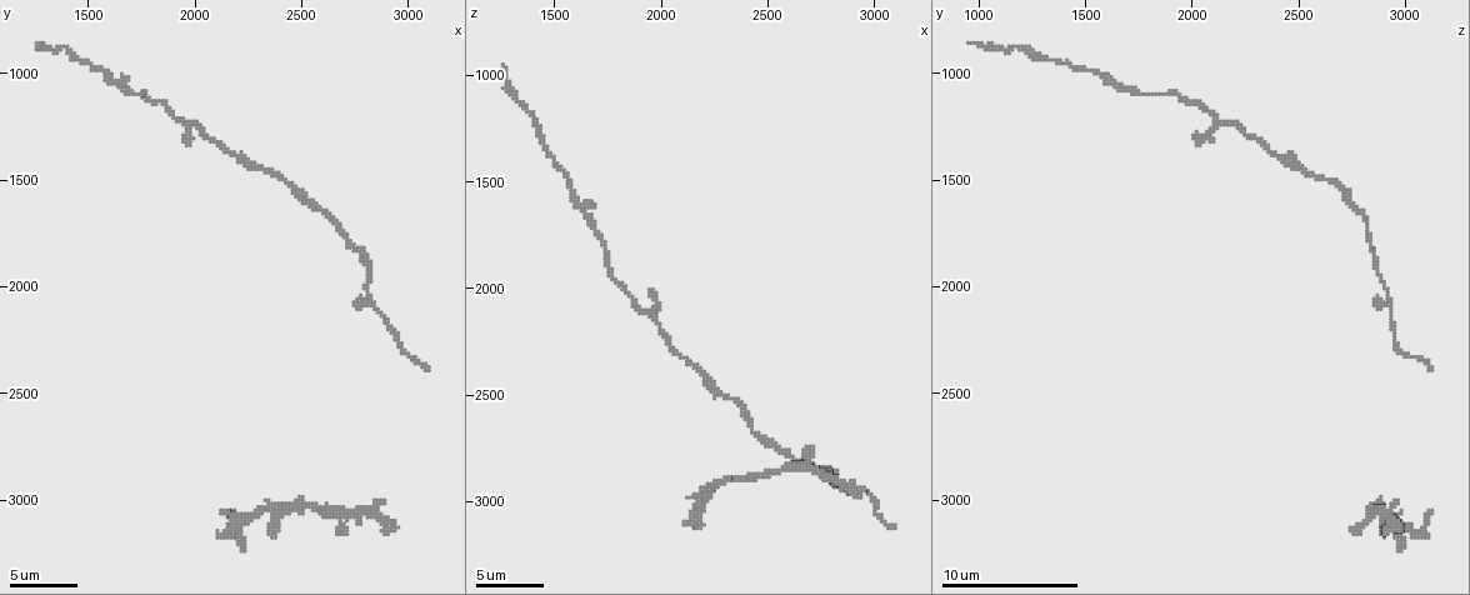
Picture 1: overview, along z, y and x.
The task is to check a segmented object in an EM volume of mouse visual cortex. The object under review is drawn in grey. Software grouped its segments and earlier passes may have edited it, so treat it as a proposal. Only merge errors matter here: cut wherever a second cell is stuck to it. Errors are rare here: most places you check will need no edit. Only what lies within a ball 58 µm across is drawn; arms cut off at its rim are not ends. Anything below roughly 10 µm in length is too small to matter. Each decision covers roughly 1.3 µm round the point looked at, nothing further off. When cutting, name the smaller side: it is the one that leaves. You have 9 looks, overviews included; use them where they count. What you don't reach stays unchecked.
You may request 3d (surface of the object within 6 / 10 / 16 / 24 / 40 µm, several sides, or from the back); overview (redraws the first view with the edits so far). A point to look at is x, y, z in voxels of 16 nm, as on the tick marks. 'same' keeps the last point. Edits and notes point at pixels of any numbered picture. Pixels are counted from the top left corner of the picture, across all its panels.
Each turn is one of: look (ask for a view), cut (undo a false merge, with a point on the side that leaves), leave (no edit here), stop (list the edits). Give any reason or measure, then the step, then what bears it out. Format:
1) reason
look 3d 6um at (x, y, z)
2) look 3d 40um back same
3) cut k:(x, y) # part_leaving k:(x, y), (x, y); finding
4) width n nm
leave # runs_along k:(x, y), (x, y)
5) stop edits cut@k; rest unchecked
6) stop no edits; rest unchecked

look 3d 10um at (1590, 990, 1550)

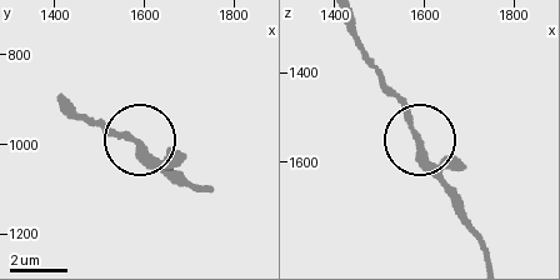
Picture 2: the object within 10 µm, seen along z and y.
leave # runs_along 2:(488, 258), (409, 108), (379, 66); continuous, no second cell

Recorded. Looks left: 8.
thick turns thin
look 3d 16um at (1990, 1240, 2180)

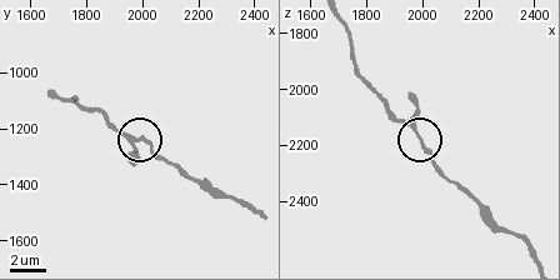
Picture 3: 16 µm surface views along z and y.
look 3d 6um at (1990, 1240, 2170)

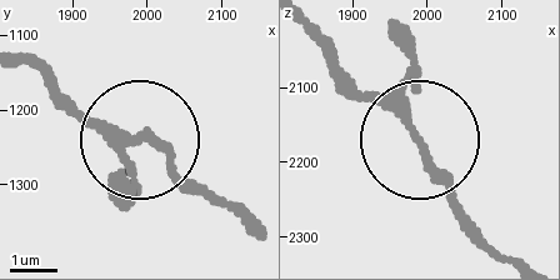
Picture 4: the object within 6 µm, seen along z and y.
width 200 nm
leave # runs_along 4:(506, 256), (419, 140), (319, 45); one cell here

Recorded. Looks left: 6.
calibre changes
look 3d 10um at (1780, 1100, 1950)

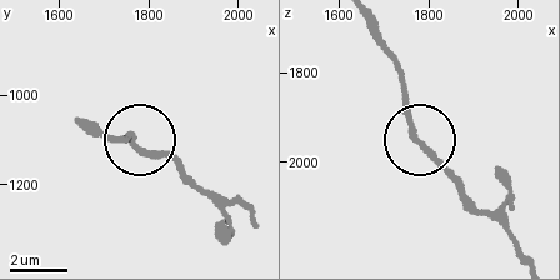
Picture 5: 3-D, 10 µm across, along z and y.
look 3d 6um at (1770, 1100, 1945)

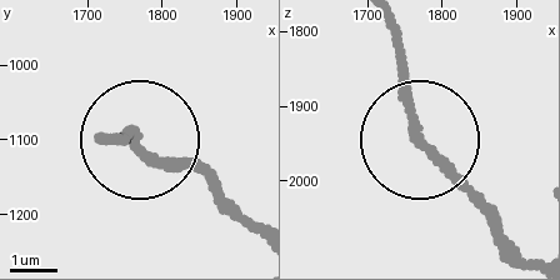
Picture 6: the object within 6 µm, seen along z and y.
leave # runs_along 6:(246, 221), (188, 166), (115, 138); continuous, no second cell

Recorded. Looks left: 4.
stop no edits; rest unchecked

